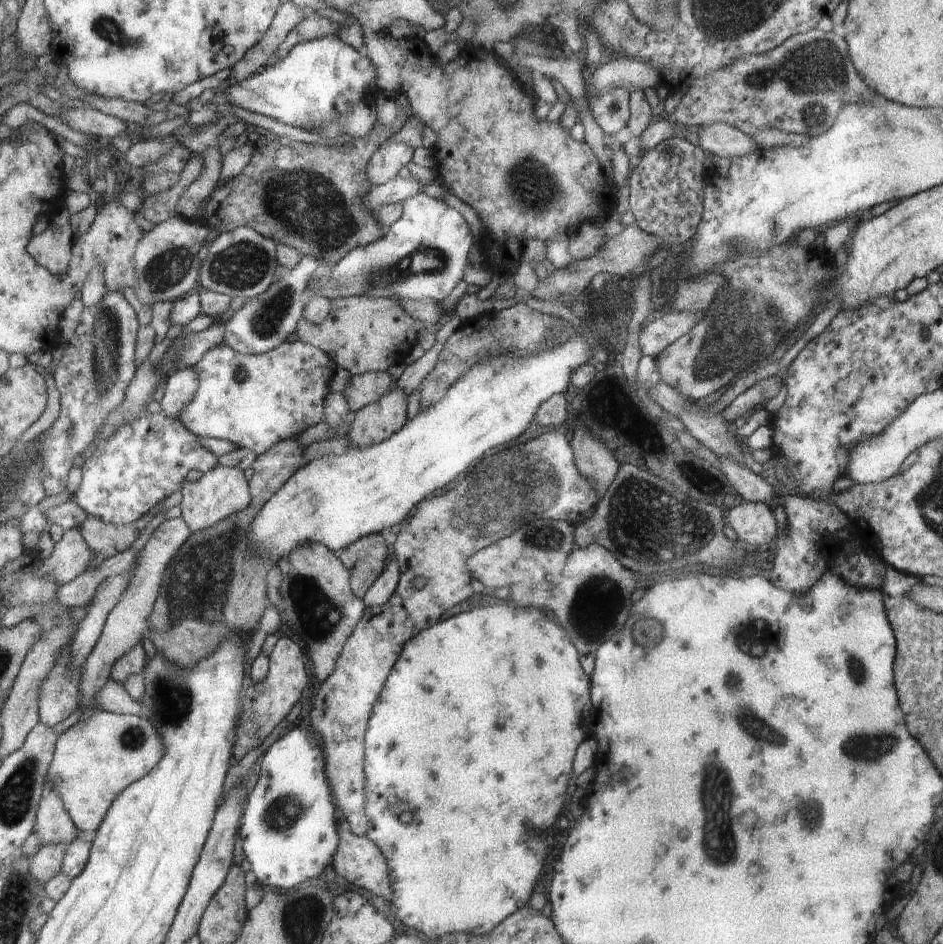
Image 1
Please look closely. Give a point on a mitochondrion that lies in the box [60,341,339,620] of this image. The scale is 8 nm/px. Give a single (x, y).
(238, 373)

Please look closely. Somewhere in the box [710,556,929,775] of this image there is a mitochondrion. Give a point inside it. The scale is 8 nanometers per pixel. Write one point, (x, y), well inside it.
(755, 725)

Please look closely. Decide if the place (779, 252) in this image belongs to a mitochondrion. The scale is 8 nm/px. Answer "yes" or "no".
no

